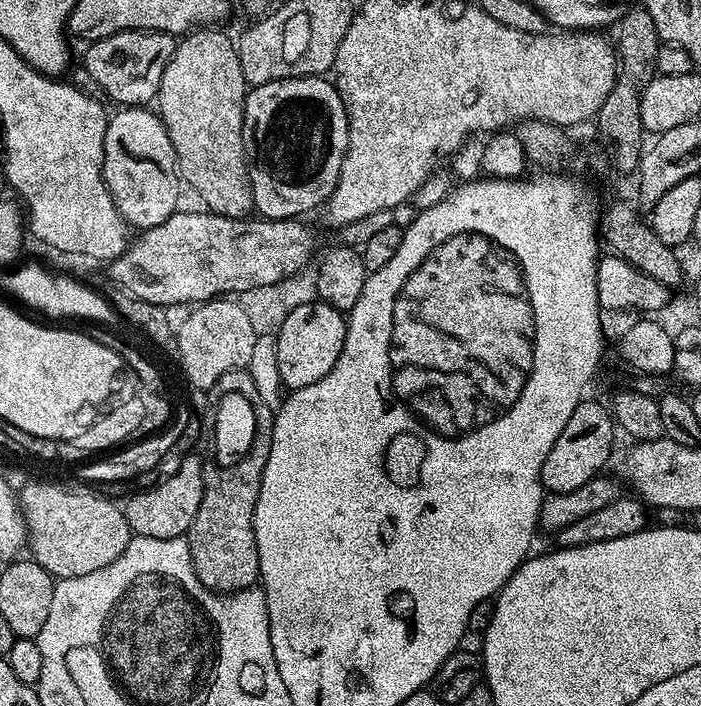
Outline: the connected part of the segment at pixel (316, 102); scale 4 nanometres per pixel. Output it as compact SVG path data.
M295 76L289 80L275 80L274 82L255 85L245 98L244 144L247 148L249 181L252 183L255 211L261 217L269 220L290 220L307 217L307 212L314 211L319 204L320 207L327 205L330 194L338 182L338 174L342 170L342 162L348 149L348 115L344 109L340 91L336 89L335 83L331 79L324 76Z

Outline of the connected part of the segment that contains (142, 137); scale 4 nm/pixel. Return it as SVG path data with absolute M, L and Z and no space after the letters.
M124 106L113 111L108 117L106 126L106 142L104 143L104 181L114 198L114 206L122 214L122 218L133 229L143 230L162 226L166 218L170 218L181 207L180 186L182 179L179 162L176 161L174 144L170 134L159 115L148 106Z

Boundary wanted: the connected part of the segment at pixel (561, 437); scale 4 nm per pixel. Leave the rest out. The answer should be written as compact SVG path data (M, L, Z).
M591 398L581 400L574 414L570 414L570 422L562 426L562 434L558 434L558 442L550 446L550 454L546 454L546 462L542 462L541 485L552 494L578 490L578 486L586 486L586 482L590 482L605 471L604 467L612 456L612 439L615 436L618 436L618 428L611 411Z

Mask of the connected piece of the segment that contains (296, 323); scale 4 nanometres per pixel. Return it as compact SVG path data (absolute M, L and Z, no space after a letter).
M319 298L310 301L309 304L300 305L296 310L291 310L289 317L283 322L280 331L276 333L278 346L278 374L281 375L283 387L288 390L295 390L302 386L310 386L321 380L338 362L338 354L344 349L344 339L348 322L345 313L330 306L325 300Z

